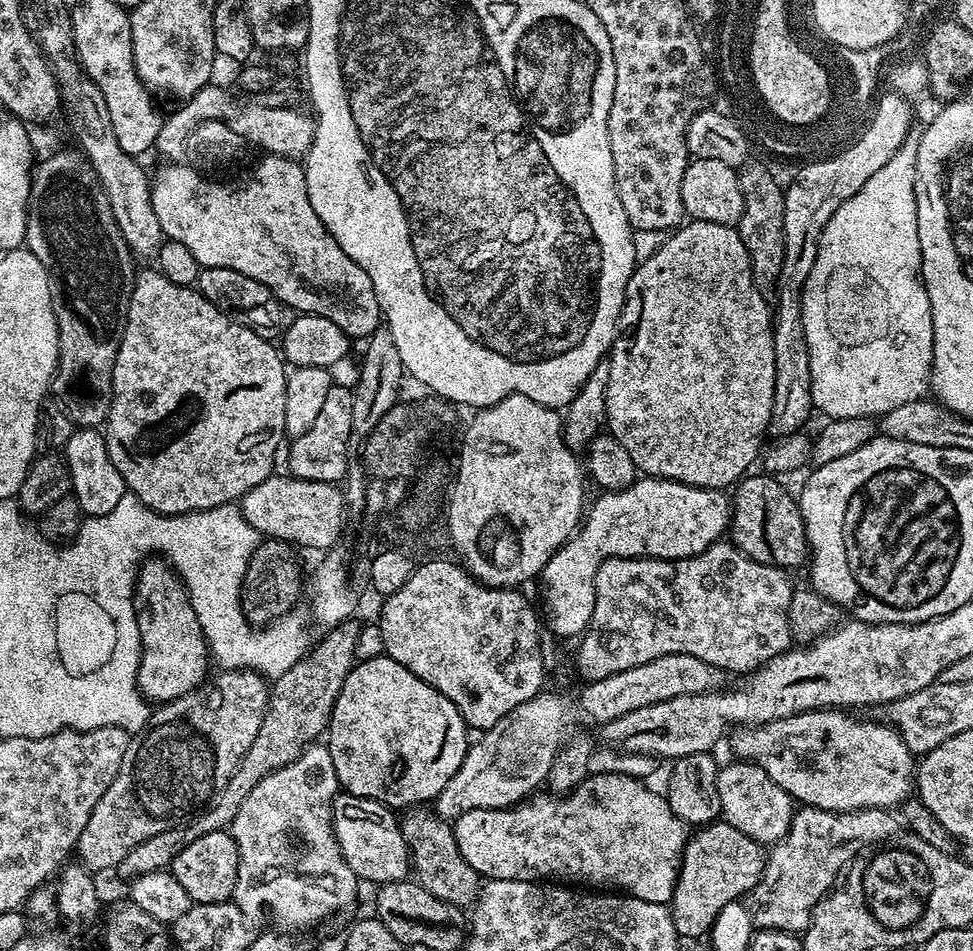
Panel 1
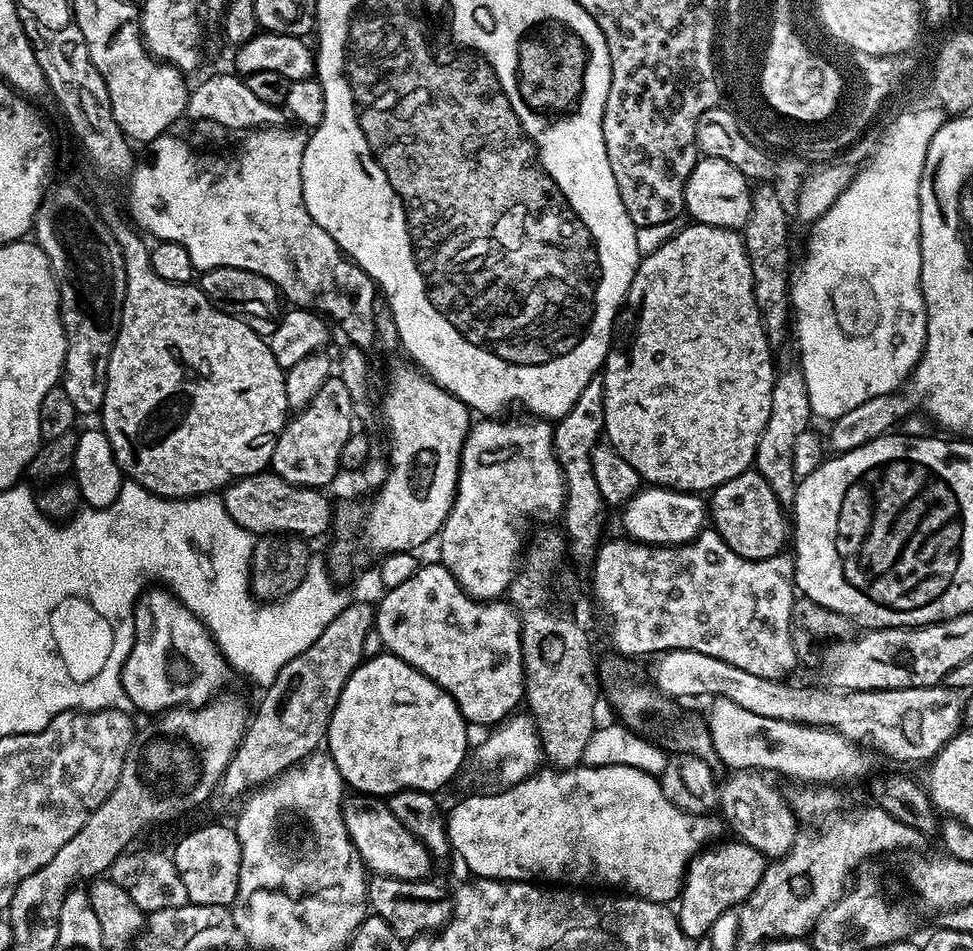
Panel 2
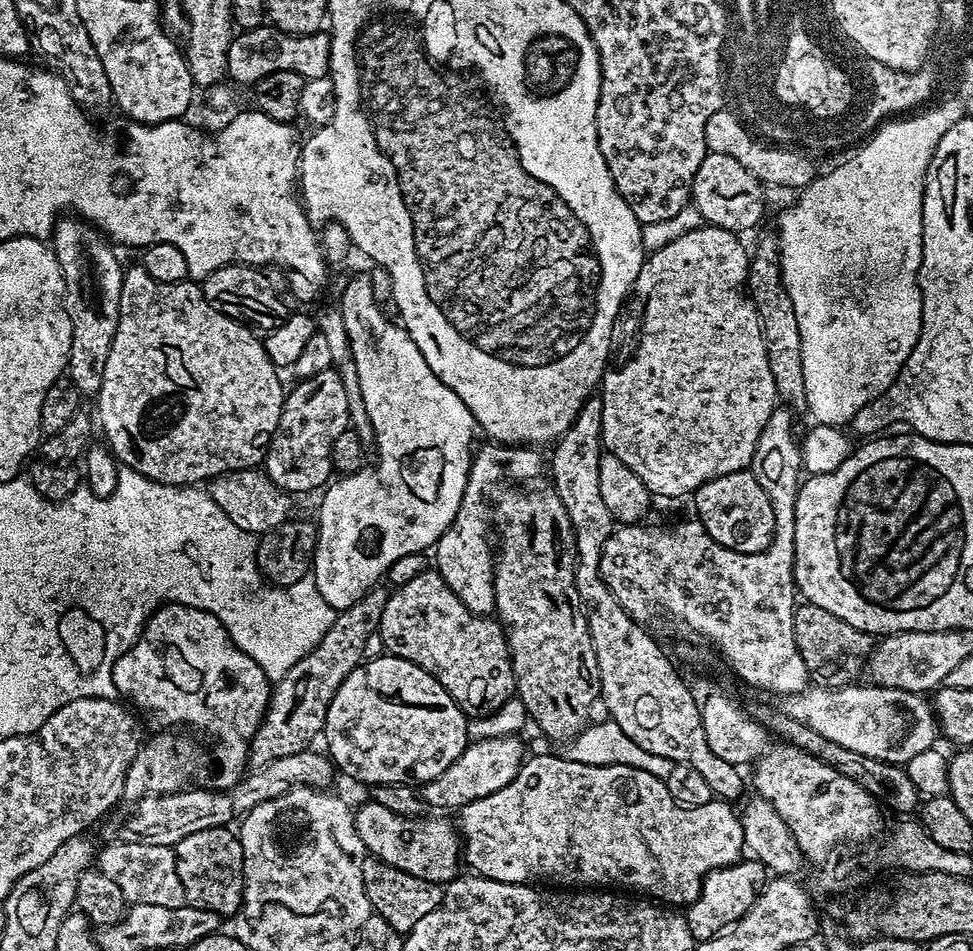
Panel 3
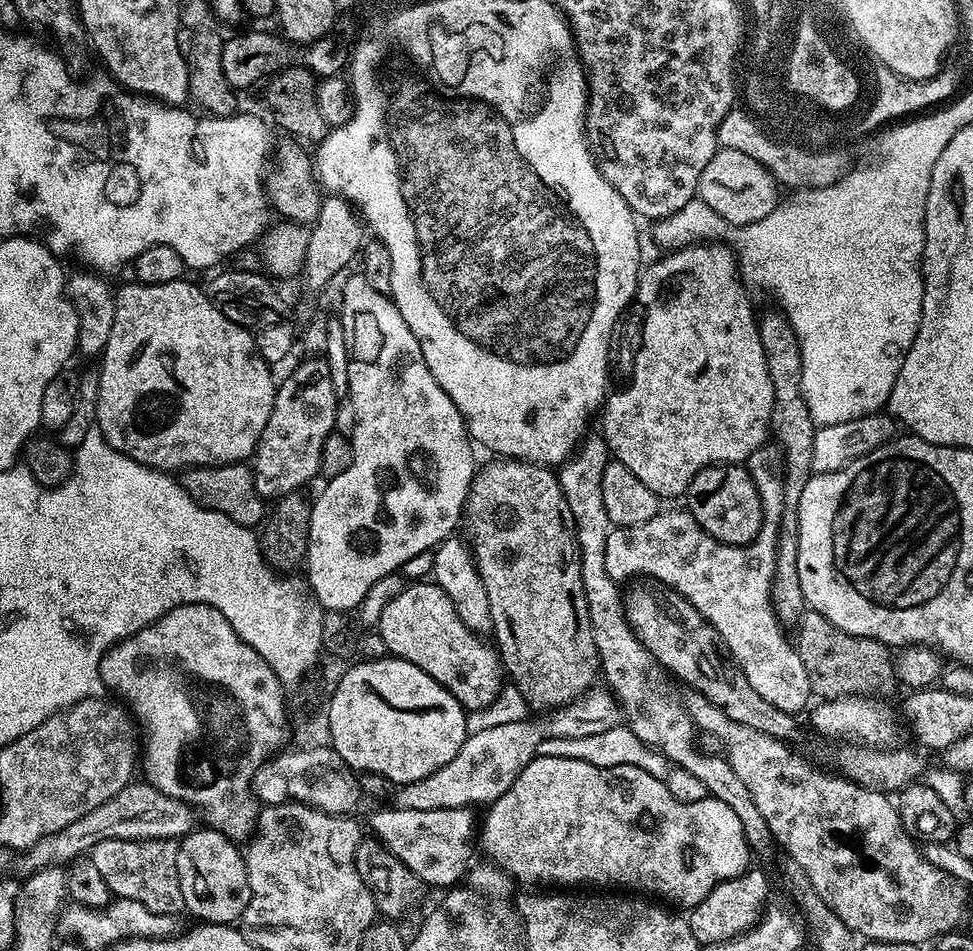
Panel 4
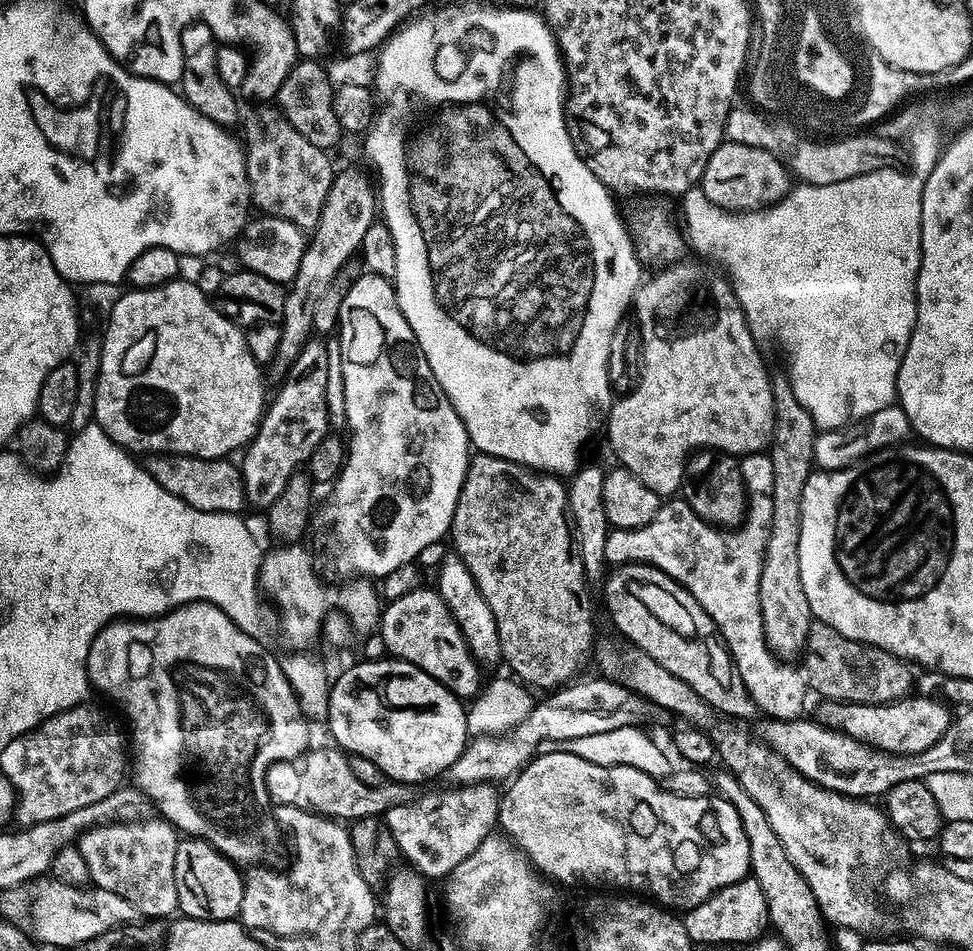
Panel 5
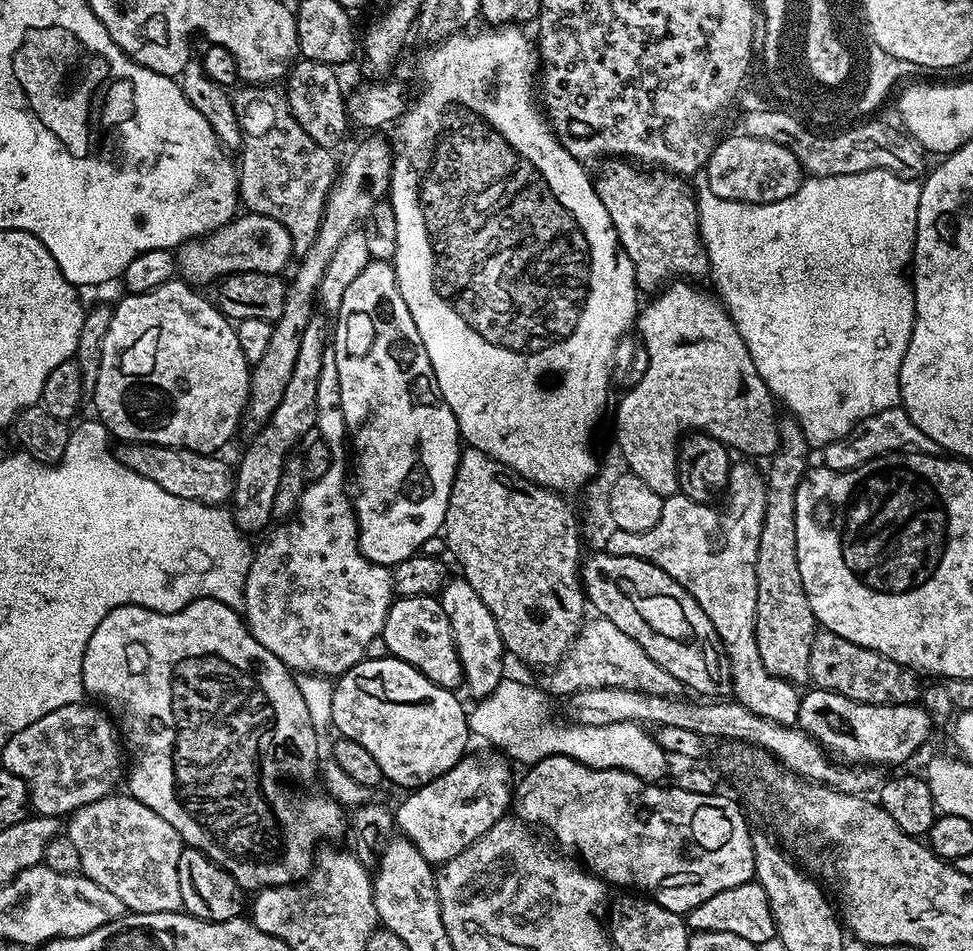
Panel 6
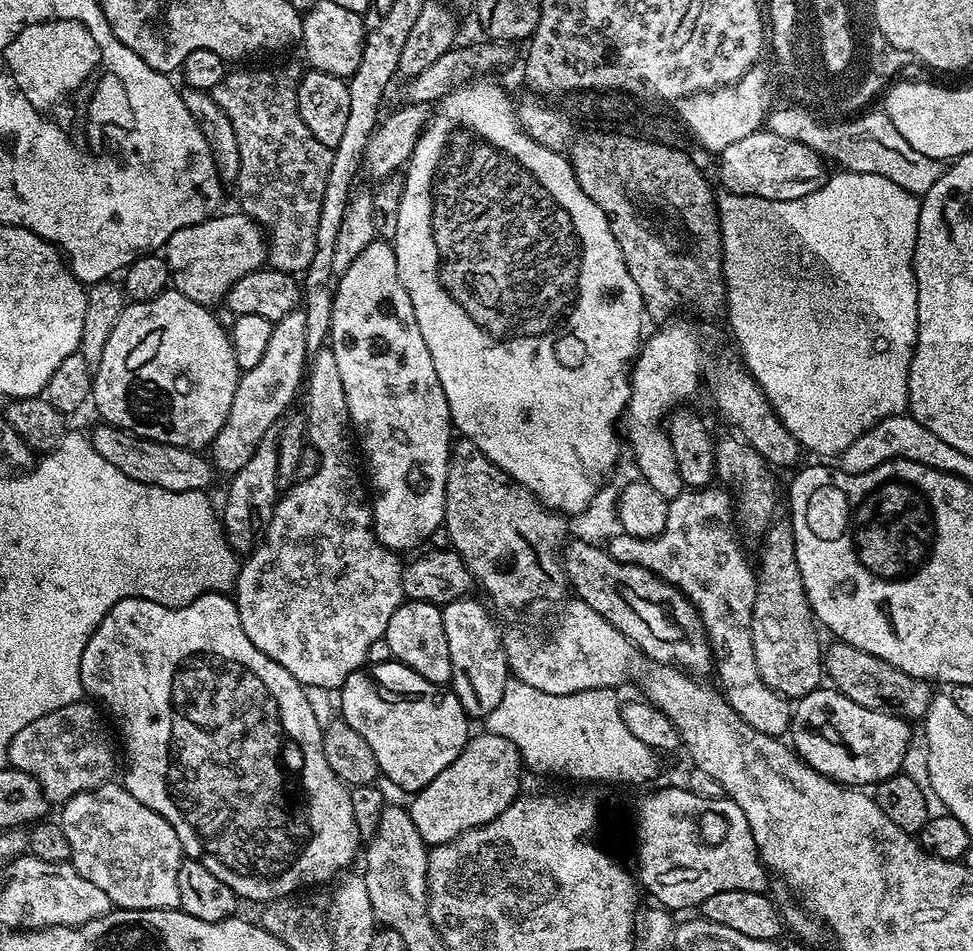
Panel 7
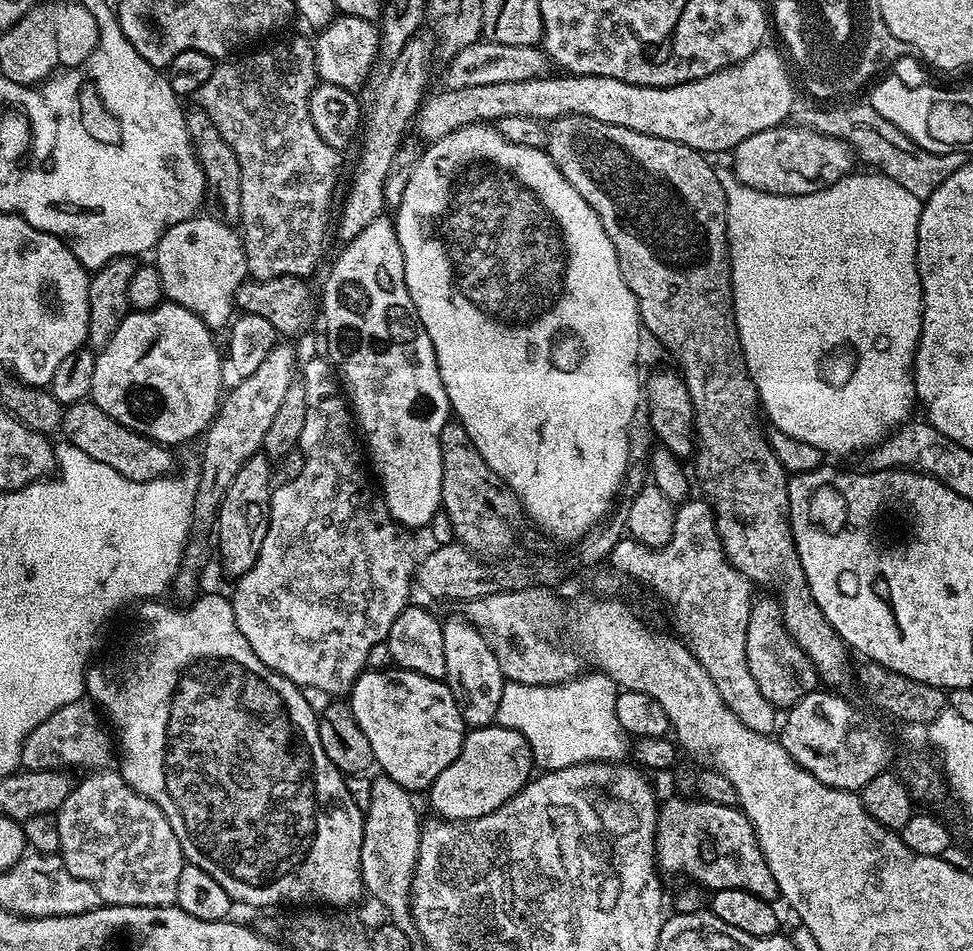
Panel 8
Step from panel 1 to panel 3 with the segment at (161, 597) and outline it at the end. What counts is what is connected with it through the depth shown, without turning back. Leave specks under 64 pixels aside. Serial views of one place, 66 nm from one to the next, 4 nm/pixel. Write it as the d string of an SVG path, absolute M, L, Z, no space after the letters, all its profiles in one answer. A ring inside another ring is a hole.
M165 604L157 608L149 616L148 623L130 651L124 652L118 662L114 662L112 677L121 697L129 696L142 711L153 712L164 723L161 725L189 724L208 736L216 736L216 745L212 748L212 756L216 759L216 777L210 782L213 789L230 789L245 775L249 744L267 714L273 685L258 662L241 652L229 638L222 622L214 619L209 612L187 608L184 604Z

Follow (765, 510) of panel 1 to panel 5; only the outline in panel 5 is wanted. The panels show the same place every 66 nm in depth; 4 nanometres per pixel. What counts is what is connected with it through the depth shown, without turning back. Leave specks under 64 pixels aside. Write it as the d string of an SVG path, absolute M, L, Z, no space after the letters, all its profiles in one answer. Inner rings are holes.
M701 450L688 461L684 472L682 499L708 524L731 530L740 527L748 514L748 494L744 487L744 475L740 461L734 455L727 456L724 450Z

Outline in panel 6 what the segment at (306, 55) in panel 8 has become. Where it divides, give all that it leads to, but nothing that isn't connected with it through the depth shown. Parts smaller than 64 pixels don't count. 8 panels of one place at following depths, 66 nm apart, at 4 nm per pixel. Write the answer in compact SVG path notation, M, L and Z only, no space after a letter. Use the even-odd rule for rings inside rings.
M240 86L231 93L234 114L238 114L238 126L242 126L244 135L240 160L238 156L240 199L249 213L265 215L280 222L292 235L293 253L303 254L310 250L318 234L328 192L338 175L338 164L332 161L333 153L329 149L318 146L314 138L310 138L310 134L298 126L294 114L288 108L287 95L278 89L276 86Z

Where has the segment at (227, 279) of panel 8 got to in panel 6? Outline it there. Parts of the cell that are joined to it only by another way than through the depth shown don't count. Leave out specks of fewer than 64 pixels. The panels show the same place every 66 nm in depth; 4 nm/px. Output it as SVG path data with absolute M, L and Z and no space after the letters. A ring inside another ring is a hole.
M244 212L230 223L208 236L197 237L180 246L177 269L181 277L194 286L204 286L238 272L258 272L281 275L290 258L293 259L292 235L274 218Z

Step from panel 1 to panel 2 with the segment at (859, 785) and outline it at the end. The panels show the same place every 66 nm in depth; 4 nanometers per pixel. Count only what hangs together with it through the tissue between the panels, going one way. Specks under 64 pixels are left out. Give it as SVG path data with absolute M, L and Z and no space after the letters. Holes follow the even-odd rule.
M715 697L708 708L706 725L710 730L710 738L714 742L716 760L724 763L728 770L750 772L759 770L764 774L777 772L780 776L789 776L792 782L823 782L828 786L845 786L860 780L863 776L873 775L877 757L865 745L846 738L841 732L832 728L819 728L813 724L786 722L778 718L762 718L762 714L753 714L751 710L742 710L738 702L730 702L730 698Z

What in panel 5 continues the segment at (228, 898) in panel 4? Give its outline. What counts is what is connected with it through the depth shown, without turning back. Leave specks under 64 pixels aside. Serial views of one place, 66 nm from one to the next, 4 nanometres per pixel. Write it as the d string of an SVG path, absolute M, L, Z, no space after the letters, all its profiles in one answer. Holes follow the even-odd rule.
M181 839L174 854L174 882L178 886L179 911L189 920L235 920L242 910L246 876L208 840Z

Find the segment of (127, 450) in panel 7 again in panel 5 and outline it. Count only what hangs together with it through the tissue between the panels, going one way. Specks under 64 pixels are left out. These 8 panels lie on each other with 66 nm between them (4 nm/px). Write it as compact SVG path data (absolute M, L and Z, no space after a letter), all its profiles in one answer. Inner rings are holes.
M152 454L147 457L146 467L149 474L167 492L182 498L194 510L203 512L243 513L246 508L244 499L244 473L232 465L231 459L203 460L197 456L174 456L171 454Z

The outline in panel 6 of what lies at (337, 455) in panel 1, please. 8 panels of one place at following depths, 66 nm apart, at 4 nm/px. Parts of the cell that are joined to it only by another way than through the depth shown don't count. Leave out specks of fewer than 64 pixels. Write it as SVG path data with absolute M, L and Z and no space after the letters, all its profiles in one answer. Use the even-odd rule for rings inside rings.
M314 314L302 334L302 346L298 346L298 359L294 362L294 374L286 394L274 410L274 414L259 429L252 445L240 460L240 469L234 472L234 487L230 501L230 511L236 525L245 534L253 534L259 528L267 529L268 520L273 519L272 507L274 494L278 491L278 478L289 456L293 455L296 443L303 438L304 432L312 432L316 427L316 407L318 406L318 378L322 375L322 354L330 340L330 320L327 315Z

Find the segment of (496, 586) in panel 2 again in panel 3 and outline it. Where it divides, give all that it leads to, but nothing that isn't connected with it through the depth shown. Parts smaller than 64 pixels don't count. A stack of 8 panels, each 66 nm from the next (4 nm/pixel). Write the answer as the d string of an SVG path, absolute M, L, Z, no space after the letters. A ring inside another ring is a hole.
M484 442L475 449L472 465L468 471L466 490L462 494L462 502L458 506L458 514L454 522L442 534L442 538L434 545L435 571L458 594L458 602L466 606L475 616L492 616L496 606L496 595L492 585L494 571L494 544L487 540L490 536L490 500L488 491L503 480L532 480L540 471L545 471L546 460L539 456L532 446L513 446Z

